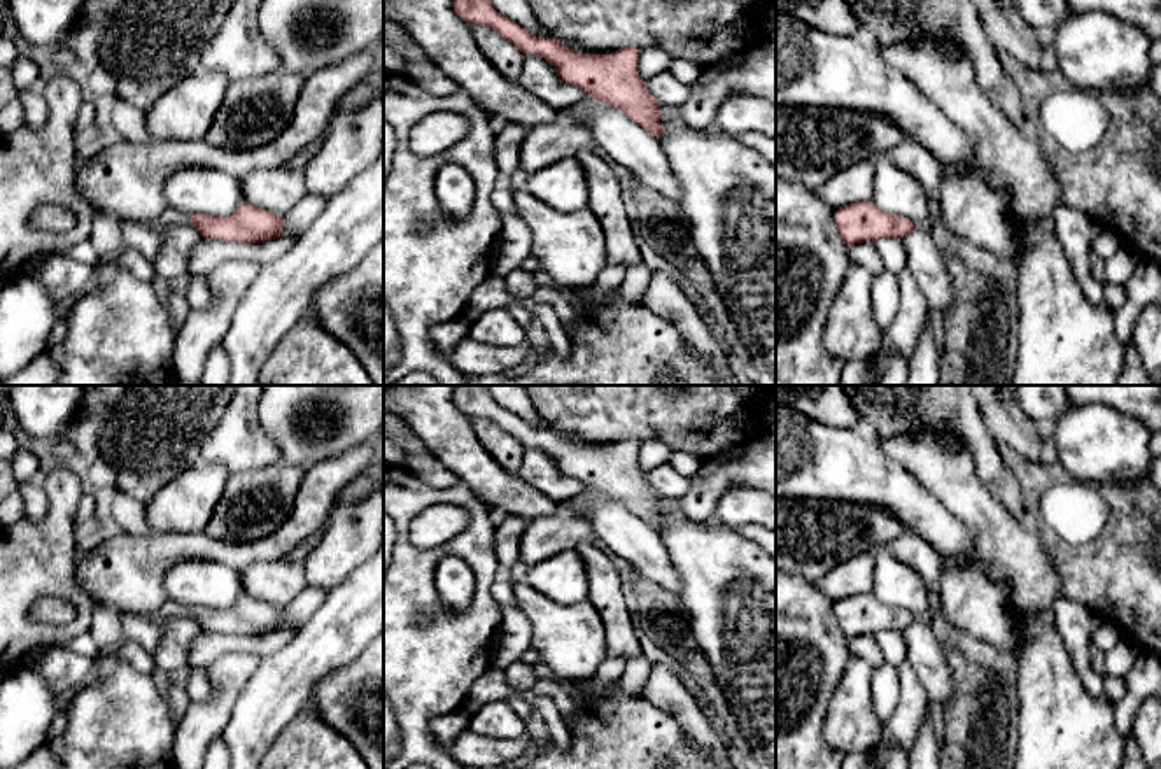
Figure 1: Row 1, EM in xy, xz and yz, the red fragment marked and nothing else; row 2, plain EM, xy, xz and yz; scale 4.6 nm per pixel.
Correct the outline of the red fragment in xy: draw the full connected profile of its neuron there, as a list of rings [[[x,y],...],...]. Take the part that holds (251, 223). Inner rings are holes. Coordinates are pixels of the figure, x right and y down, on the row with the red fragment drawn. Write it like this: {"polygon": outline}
{"polygon": [[[247,201],[228,217],[207,214],[189,215],[172,207],[166,207],[158,217],[158,228],[186,222],[191,222],[203,238],[259,243],[282,236],[284,217]]]}

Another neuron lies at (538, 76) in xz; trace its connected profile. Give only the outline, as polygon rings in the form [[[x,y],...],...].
[[[527,54],[524,58],[517,82],[525,91],[541,98],[555,112],[574,107],[585,96],[583,89],[566,82],[553,65],[534,54]]]

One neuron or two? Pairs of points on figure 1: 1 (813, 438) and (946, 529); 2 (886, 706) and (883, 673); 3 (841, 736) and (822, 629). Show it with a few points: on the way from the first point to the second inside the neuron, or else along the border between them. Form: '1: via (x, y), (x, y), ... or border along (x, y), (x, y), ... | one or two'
1: via (846, 465), (888, 484), (913, 505) | one
2: via (886, 698), (886, 682) | one
3: border along (850, 656), (827, 708), (823, 734) | two

